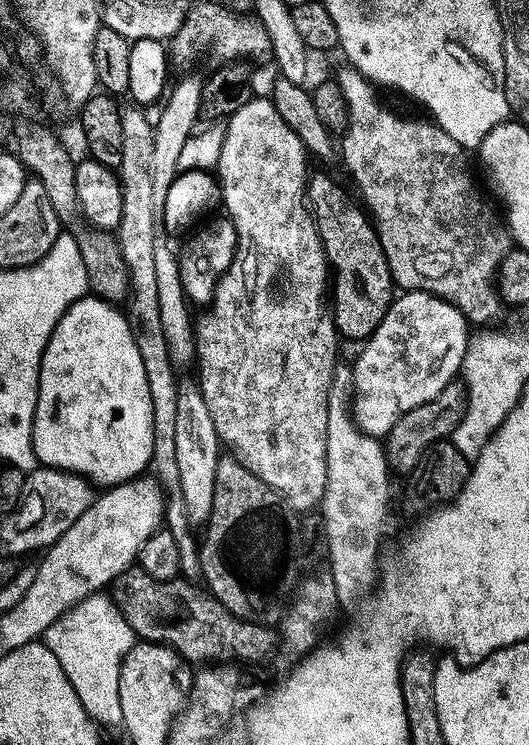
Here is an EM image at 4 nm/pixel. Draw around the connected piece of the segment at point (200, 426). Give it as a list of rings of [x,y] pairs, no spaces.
[[[183,383],[177,405],[176,448],[180,489],[186,504],[187,518],[194,528],[203,527],[213,509],[214,479],[222,455],[222,441],[197,385]]]

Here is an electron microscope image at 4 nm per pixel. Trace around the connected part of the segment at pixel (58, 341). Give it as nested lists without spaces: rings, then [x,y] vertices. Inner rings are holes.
[[[89,294],[64,311],[42,354],[32,431],[34,454],[41,465],[79,472],[96,486],[115,486],[137,479],[143,473],[140,471],[151,465],[154,450],[154,406],[150,406],[142,354],[138,354],[127,315],[116,308],[113,301]]]

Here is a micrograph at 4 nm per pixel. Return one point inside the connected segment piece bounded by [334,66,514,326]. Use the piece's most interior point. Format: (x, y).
(439, 234)

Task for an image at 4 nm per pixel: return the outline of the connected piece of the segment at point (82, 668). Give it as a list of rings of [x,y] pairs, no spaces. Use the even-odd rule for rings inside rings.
[[[93,594],[87,600],[78,602],[51,624],[44,632],[42,643],[52,651],[84,709],[97,725],[119,725],[122,721],[120,671],[134,643],[134,633],[115,600],[104,594]]]

